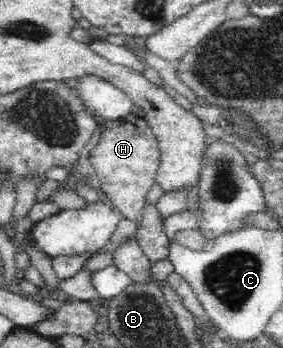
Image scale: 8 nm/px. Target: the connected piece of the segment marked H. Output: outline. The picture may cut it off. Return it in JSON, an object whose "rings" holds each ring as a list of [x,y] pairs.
{"rings":[[[131,114],[127,118],[106,121],[102,126],[97,146],[91,149],[89,162],[98,176],[98,186],[113,202],[115,209],[137,226],[144,217],[144,202],[160,167],[160,150],[156,136],[148,123],[141,117]]]}

